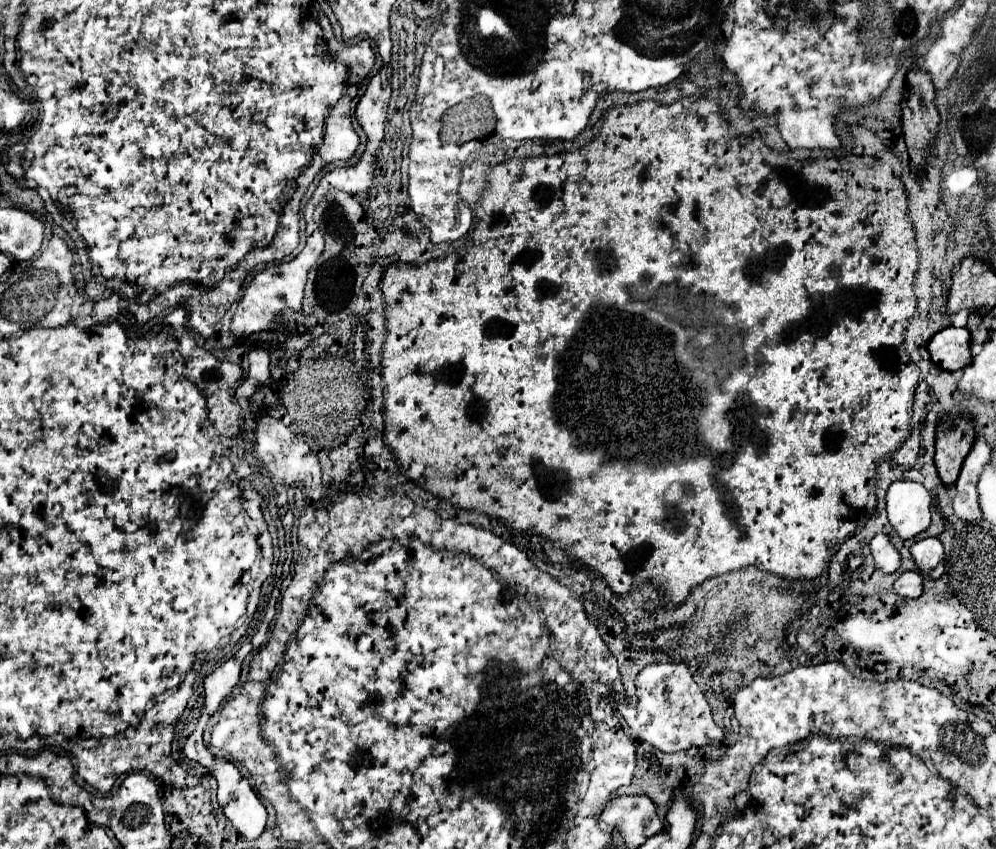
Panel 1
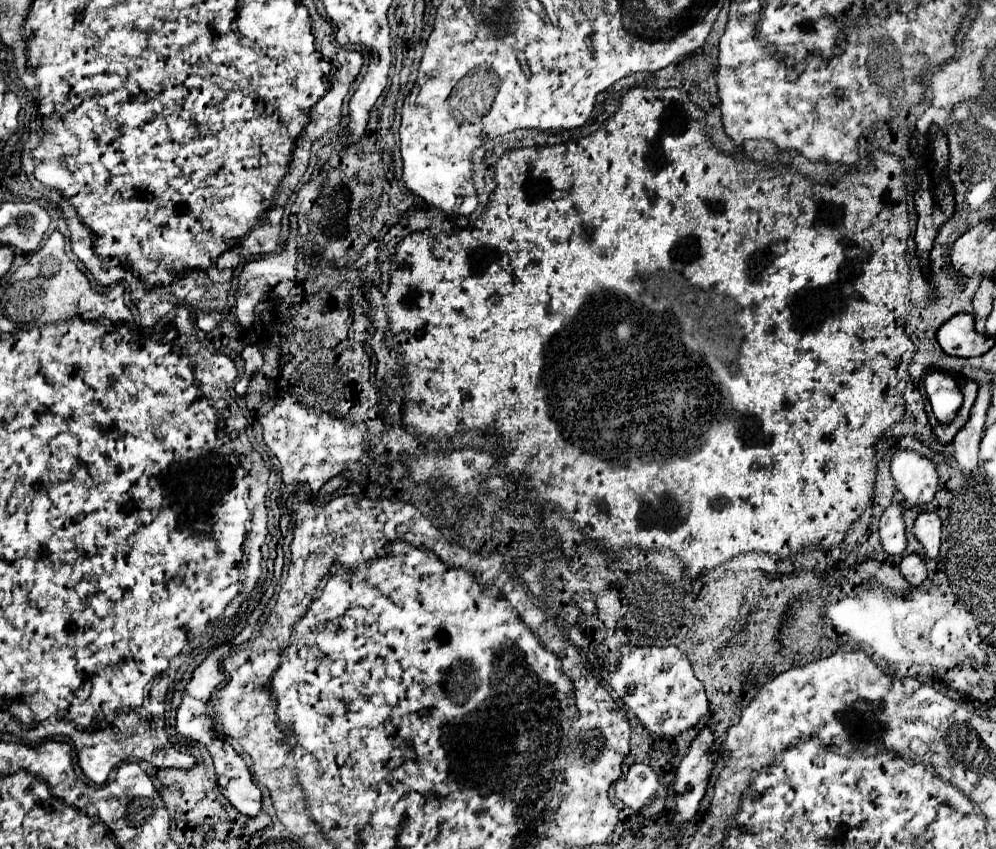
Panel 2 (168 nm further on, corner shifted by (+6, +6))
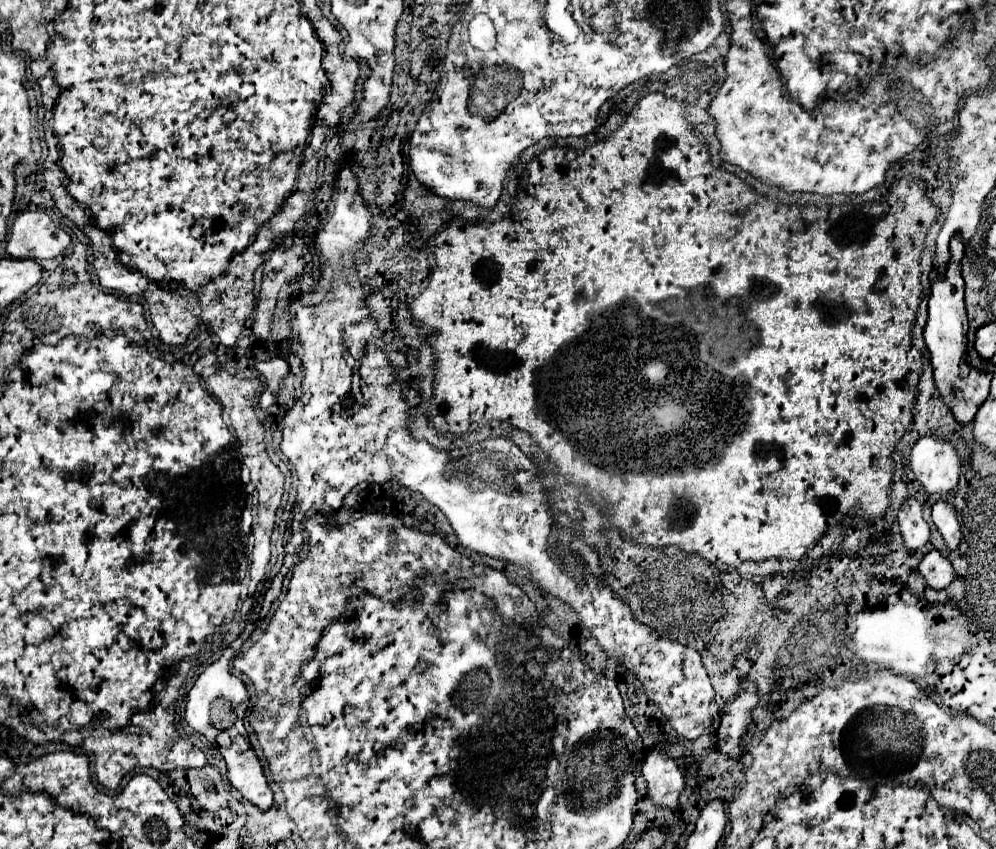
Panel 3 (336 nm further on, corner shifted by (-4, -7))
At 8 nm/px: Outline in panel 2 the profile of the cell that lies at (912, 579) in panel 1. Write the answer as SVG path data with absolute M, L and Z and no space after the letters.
M908 555L900 563L900 573L910 585L920 585L926 579L926 565L918 555Z

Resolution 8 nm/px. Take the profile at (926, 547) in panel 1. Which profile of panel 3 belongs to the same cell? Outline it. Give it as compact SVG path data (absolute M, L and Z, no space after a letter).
M938 500L932 506L932 520L934 520L936 528L940 530L940 534L944 536L948 548L954 550L960 544L960 538L962 538L960 524L956 520L956 508L946 500Z

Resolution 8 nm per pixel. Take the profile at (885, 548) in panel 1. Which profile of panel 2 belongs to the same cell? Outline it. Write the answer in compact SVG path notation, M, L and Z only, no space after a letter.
M892 503L880 517L878 535L880 535L880 543L886 555L900 555L906 549L902 513L904 513L902 503Z

